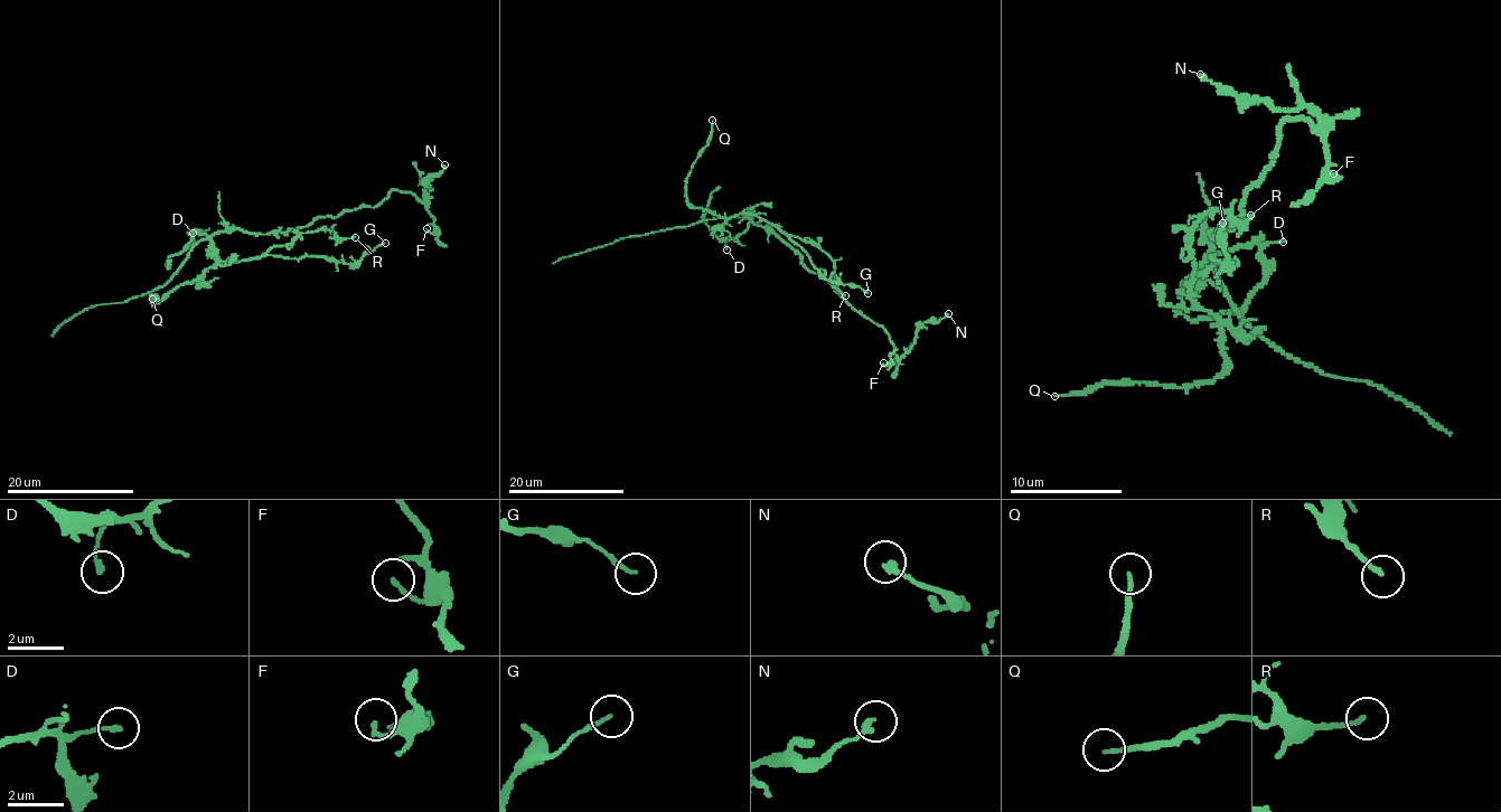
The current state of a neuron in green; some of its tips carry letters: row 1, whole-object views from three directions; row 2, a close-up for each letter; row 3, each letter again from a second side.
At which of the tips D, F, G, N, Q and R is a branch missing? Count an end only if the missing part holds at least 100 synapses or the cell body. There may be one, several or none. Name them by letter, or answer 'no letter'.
no letter

